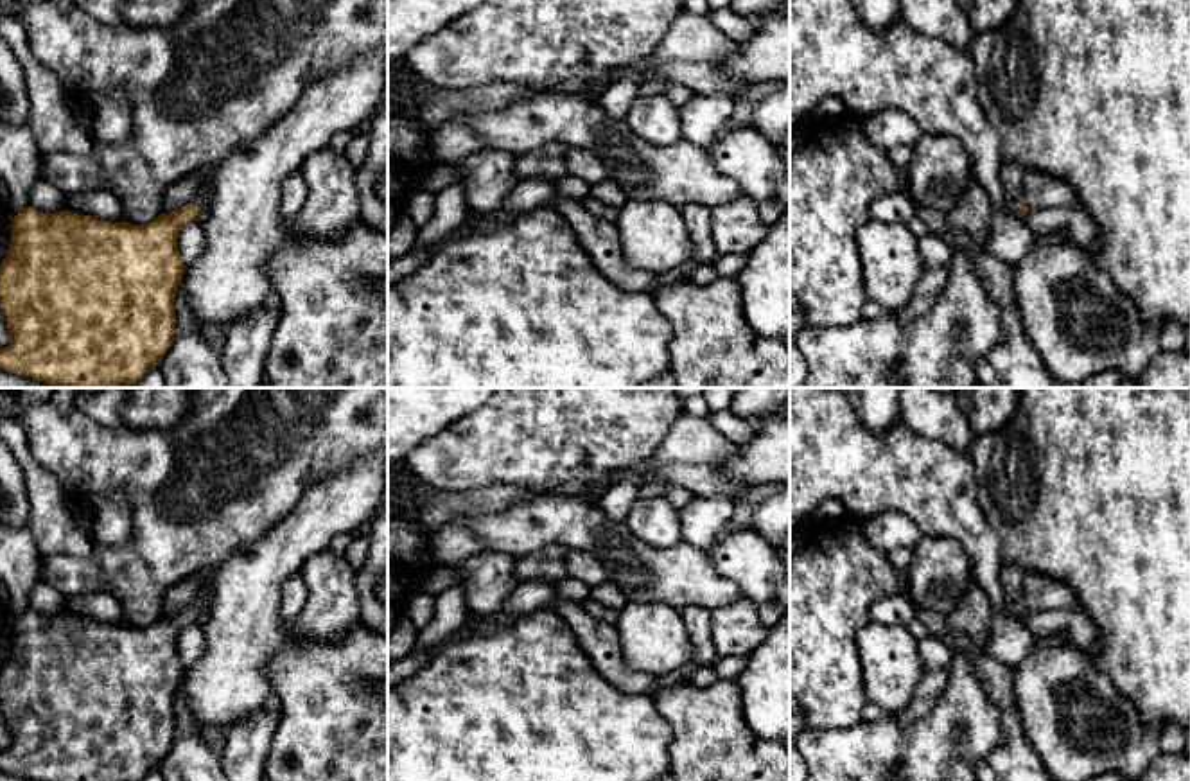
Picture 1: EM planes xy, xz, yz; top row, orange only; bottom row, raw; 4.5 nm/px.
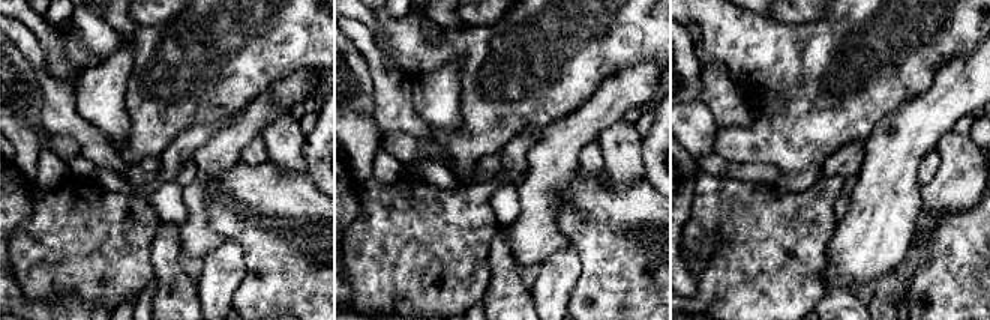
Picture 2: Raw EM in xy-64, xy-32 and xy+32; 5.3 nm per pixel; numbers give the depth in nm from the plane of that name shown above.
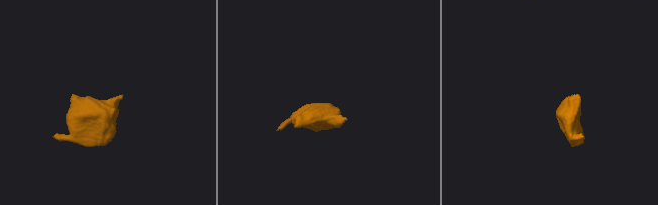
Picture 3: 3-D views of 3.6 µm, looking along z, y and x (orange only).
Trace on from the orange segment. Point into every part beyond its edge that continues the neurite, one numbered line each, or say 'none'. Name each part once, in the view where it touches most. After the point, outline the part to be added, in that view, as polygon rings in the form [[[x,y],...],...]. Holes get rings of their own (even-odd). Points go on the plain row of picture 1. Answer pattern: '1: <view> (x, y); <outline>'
1: yz (1011, 577); [[[1003,564],[1000,571],[1002,587],[1005,592],[1005,610],[1016,616],[1023,605],[1023,576],[1025,573],[1016,567]]]

